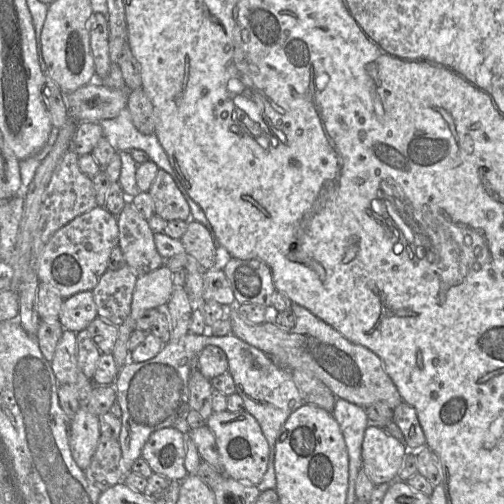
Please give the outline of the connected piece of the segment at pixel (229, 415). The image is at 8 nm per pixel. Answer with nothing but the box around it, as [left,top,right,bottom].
[205,412,269,485]

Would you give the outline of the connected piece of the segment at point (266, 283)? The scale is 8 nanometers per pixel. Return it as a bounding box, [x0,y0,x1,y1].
[222,257,276,307]

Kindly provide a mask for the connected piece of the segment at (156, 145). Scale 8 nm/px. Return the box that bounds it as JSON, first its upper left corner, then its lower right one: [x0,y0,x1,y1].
[99,107,175,174]

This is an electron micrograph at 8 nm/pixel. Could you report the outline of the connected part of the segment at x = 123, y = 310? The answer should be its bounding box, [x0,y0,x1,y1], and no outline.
[92,266,138,325]

